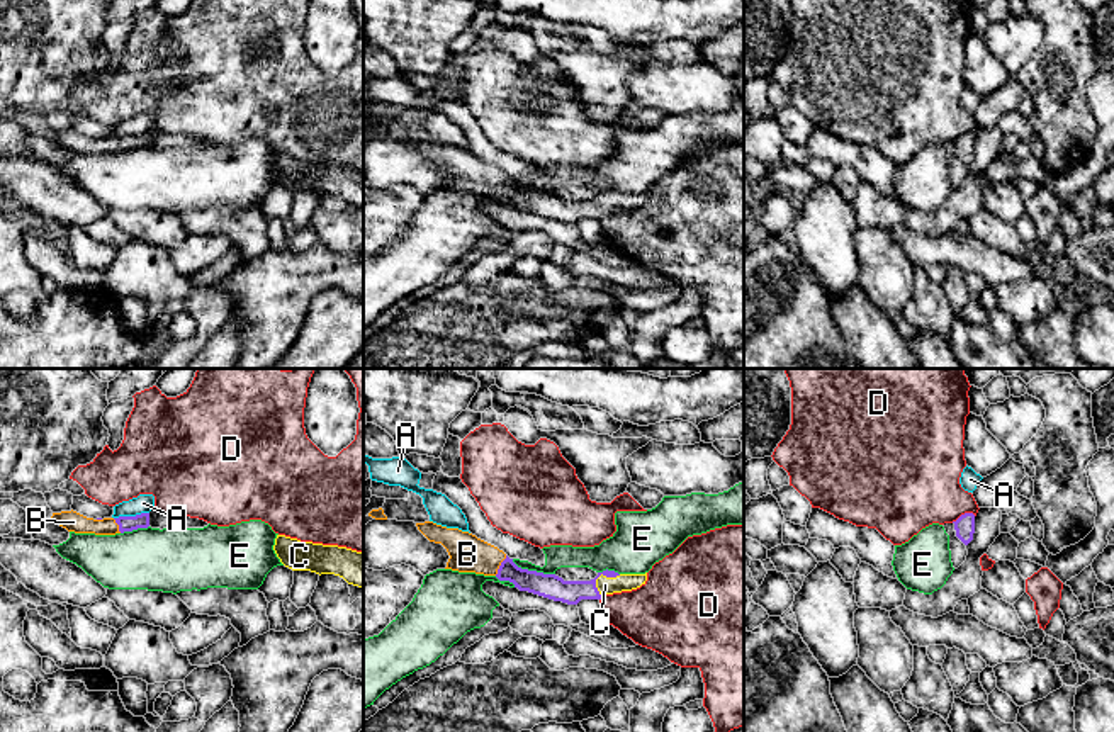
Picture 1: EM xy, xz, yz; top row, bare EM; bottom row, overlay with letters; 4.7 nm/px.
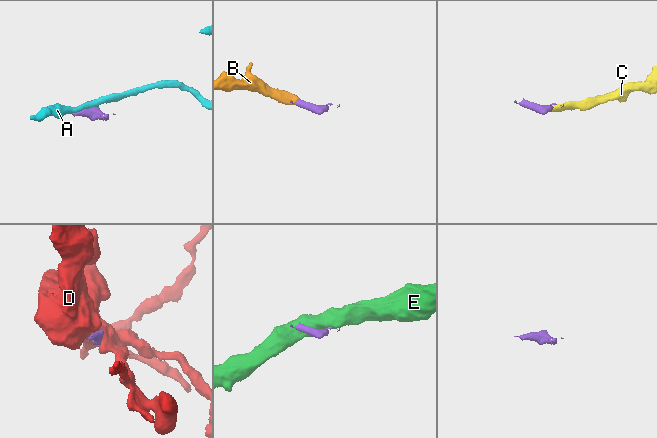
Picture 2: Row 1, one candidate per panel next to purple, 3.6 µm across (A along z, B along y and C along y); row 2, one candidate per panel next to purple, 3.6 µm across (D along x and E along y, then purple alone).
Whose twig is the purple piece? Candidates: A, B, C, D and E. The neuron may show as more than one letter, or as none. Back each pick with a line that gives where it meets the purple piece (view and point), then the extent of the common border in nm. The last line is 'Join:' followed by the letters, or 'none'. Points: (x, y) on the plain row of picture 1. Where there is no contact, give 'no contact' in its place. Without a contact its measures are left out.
B: contact xz (500, 185); length 110 nm
C: contact xz (600, 194); length 150 nm
Join: B, C

